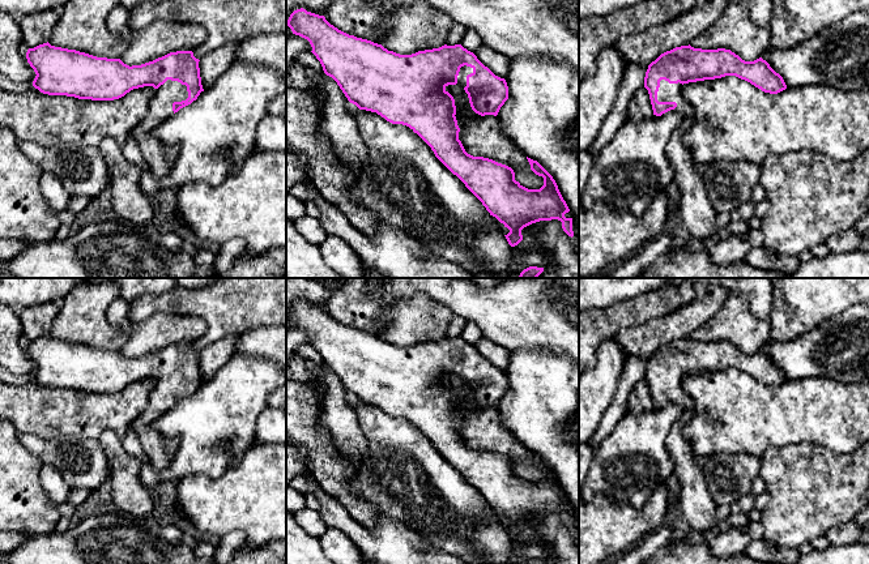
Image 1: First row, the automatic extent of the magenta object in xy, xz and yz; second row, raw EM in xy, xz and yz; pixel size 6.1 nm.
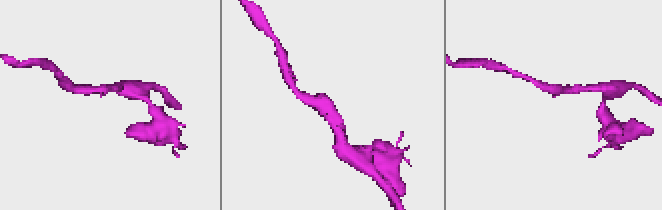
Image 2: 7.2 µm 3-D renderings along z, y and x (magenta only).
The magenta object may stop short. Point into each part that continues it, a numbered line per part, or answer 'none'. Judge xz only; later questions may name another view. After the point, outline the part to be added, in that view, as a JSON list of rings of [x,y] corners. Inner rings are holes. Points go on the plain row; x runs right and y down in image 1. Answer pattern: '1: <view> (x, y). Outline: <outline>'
1: xz (464, 363). Outline: [[[467,358],[461,359],[459,368],[457,368],[457,377],[461,380],[465,380],[467,379],[467,368],[470,366],[473,366],[473,360],[467,359]]]

